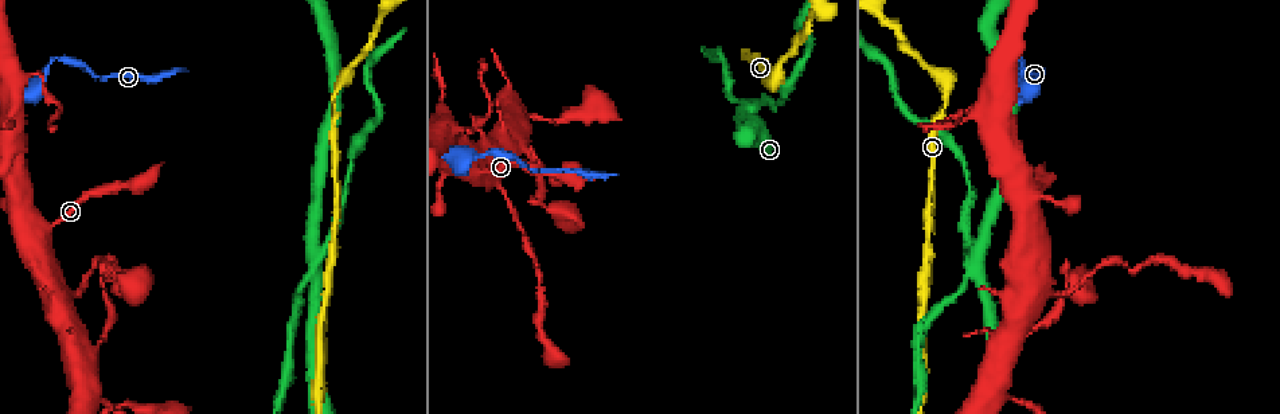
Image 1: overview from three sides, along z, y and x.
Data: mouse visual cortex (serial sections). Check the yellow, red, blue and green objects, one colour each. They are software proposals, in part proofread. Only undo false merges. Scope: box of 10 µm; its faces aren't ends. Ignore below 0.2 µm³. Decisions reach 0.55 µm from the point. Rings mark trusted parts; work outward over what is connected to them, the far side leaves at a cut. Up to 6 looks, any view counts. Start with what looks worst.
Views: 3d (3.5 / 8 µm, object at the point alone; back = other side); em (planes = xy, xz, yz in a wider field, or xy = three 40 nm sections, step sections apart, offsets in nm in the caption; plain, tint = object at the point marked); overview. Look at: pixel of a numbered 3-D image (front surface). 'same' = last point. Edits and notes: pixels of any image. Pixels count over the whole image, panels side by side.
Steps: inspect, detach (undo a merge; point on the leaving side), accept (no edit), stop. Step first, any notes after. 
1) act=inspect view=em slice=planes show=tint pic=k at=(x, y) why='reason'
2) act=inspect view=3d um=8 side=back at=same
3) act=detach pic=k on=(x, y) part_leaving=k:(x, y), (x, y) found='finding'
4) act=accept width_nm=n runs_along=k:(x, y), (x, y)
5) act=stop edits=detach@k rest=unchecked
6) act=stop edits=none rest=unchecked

act=inspect view=3d um=8 pic=1 at=(974, 252) why='looks like a crossing'

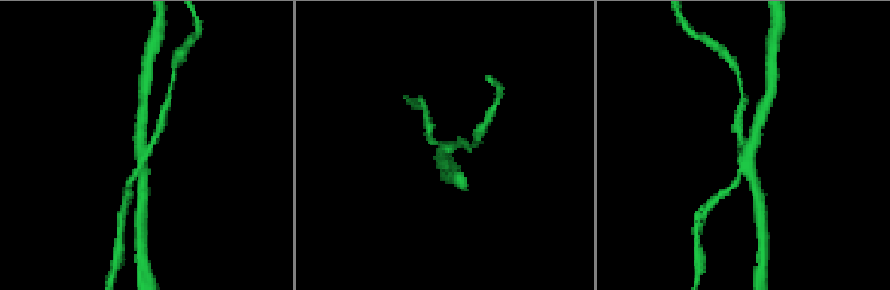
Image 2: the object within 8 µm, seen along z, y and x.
act=inspect view=3d um=3.5 at=same

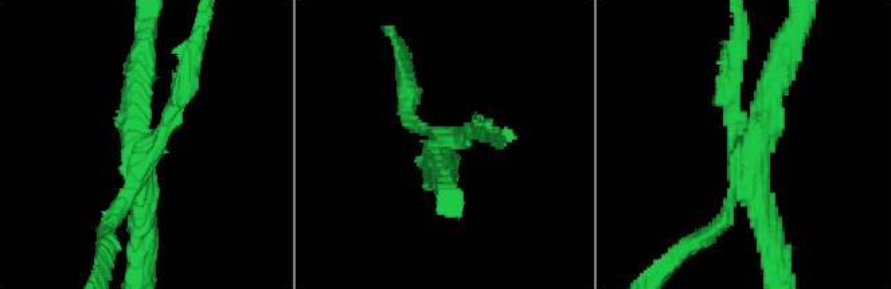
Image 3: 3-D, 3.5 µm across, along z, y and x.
act=inspect view=em slice=planes show=tint pic=3 at=(439, 149) arms=4 arm_widths_nm=150,200,300,300 why='shape alone is not enough'

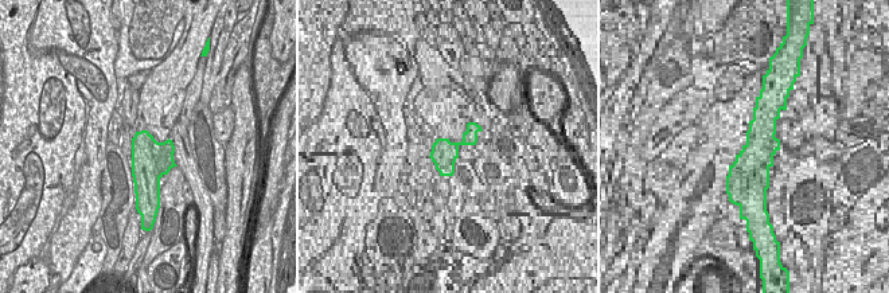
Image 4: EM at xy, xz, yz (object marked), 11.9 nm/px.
act=detach pic=3 on=(727, 92) found='two cells meet here'

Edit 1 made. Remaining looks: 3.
act=inspect view=3d um=8 pic=1 at=(517, 148) why='two arms in line, one across'

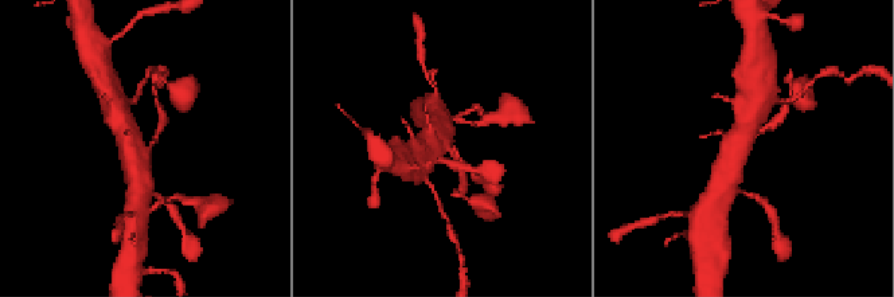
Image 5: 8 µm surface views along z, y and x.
act=inspect view=em slice=xy step=2 show=tint at=same

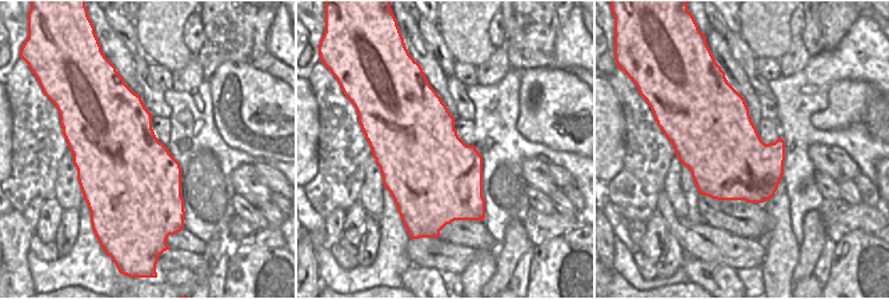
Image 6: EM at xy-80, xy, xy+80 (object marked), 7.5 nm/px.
act=accept runs_along=5:(749, 116), (732, 172), (723, 184) found='continuous, no second cell'

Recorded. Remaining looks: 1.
act=stop edits=detach@3 rest=unchecked

